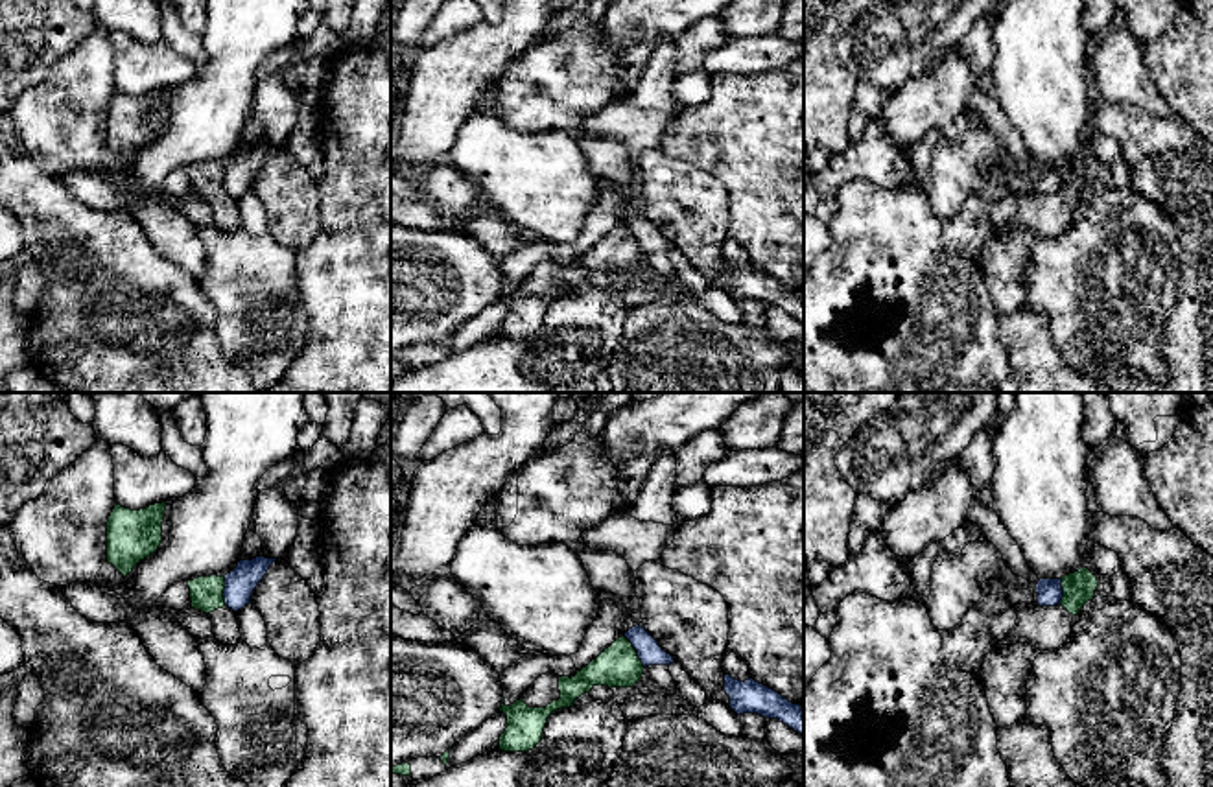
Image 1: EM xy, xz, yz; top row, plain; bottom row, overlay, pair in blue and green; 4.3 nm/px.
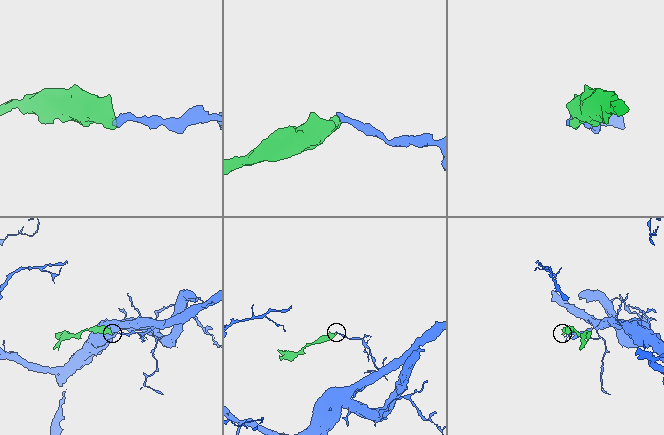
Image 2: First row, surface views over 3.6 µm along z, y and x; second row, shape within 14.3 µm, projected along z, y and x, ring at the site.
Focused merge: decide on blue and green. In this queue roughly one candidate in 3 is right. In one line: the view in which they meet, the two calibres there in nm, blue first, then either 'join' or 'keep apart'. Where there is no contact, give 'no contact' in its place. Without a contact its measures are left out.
xz | 100/190 nm | keep apart

